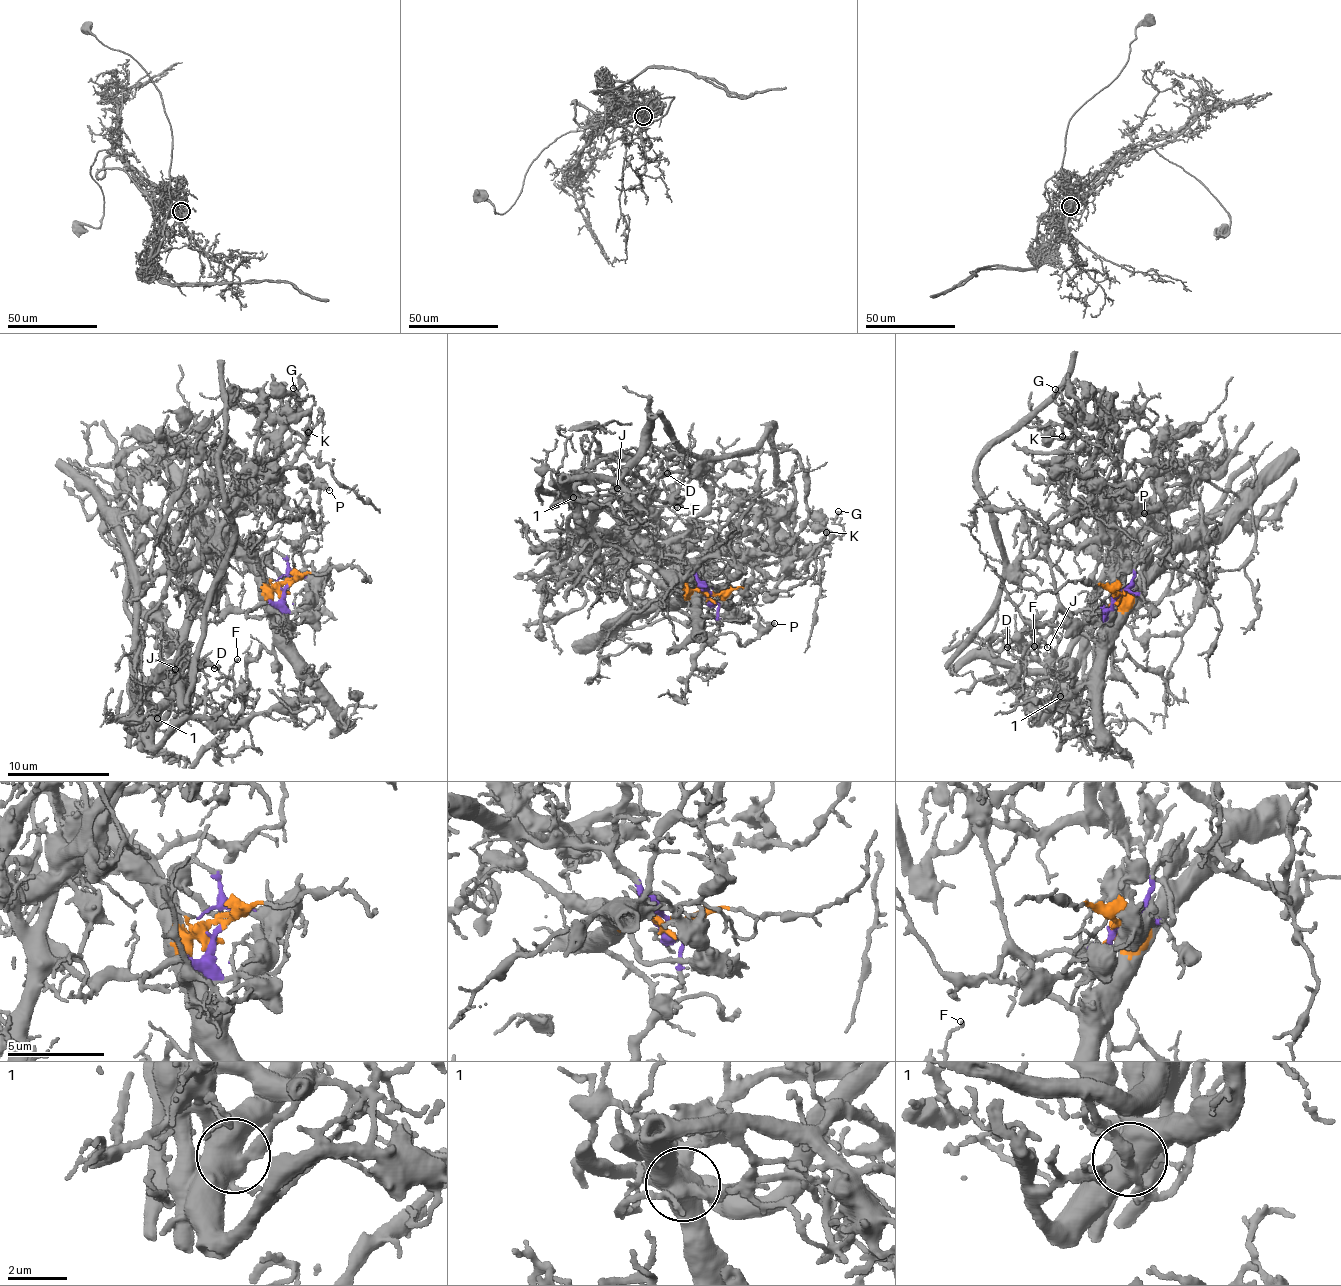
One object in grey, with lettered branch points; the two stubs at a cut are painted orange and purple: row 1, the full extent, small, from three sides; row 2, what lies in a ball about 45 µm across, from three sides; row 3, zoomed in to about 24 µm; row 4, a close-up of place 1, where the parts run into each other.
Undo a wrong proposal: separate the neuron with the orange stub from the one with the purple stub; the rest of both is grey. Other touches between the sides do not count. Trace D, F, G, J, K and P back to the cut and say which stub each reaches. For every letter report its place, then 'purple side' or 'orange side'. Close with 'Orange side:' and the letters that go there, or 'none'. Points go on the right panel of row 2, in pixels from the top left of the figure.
D: place (1007, 647); purple side
F: place (1034, 646); purple side
G: place (1055, 389); orange side
J: place (1047, 647); purple side
K: place (1062, 436); orange side
P: place (1144, 513); orange side
Orange side: G, K, P

